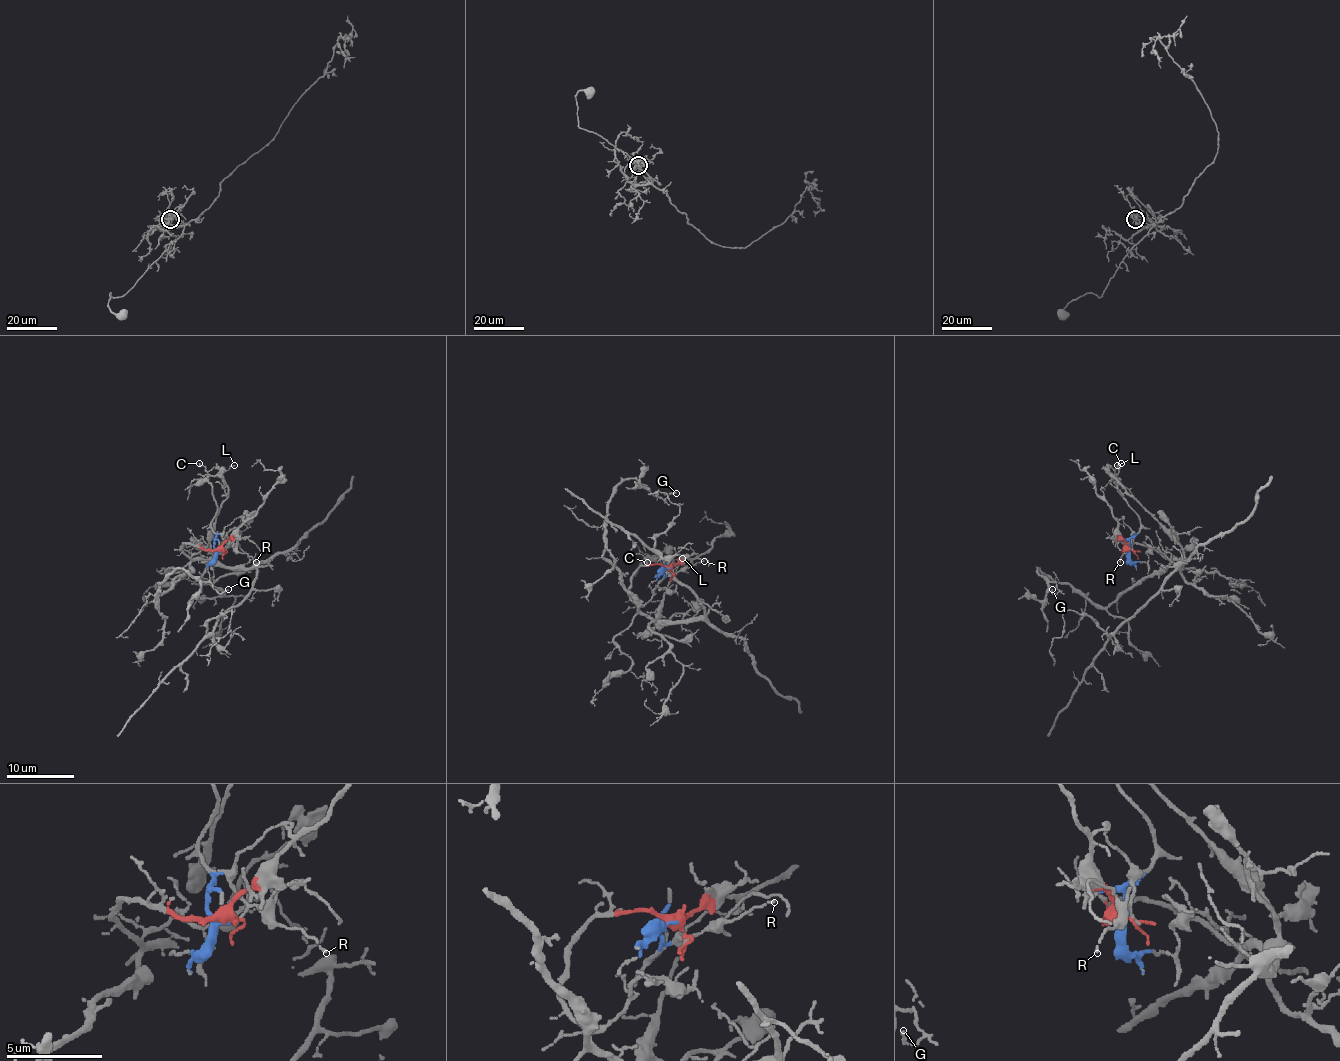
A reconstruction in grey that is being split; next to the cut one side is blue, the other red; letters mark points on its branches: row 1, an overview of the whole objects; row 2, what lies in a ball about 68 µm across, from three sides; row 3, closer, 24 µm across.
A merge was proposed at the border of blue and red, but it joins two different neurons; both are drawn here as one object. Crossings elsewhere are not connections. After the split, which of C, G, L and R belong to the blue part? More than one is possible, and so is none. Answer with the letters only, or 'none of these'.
C, L, R

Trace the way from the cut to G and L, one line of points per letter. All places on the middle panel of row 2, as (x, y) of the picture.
G: (667, 569), (633, 576), (638, 610), (604, 557), (604, 516), (626, 479), (663, 499), (675, 492)
L: (667, 569), (662, 571), (663, 576), (658, 581), (665, 576), (660, 557), (657, 559), (682, 559)

